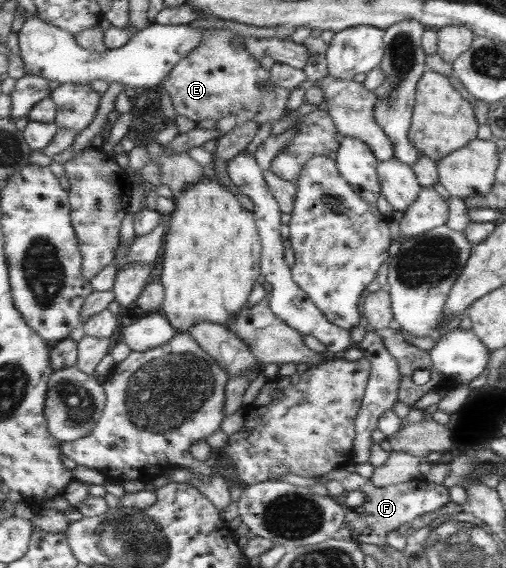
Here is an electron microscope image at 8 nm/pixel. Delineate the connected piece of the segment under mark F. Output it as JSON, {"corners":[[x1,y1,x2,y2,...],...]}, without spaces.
{"corners":[[343,468,333,469,326,475,319,477,320,482,326,484,329,480,338,480,343,488,360,490,365,493,365,503,359,508,349,508,345,512,345,521,349,523,351,538,358,544,376,544,385,550,386,536,391,531,397,531,405,523,415,523,417,518,447,507,451,503,449,488,443,484,425,481,423,477,415,477,401,484,387,484,378,488,370,478,363,477,357,472,349,472]]}

